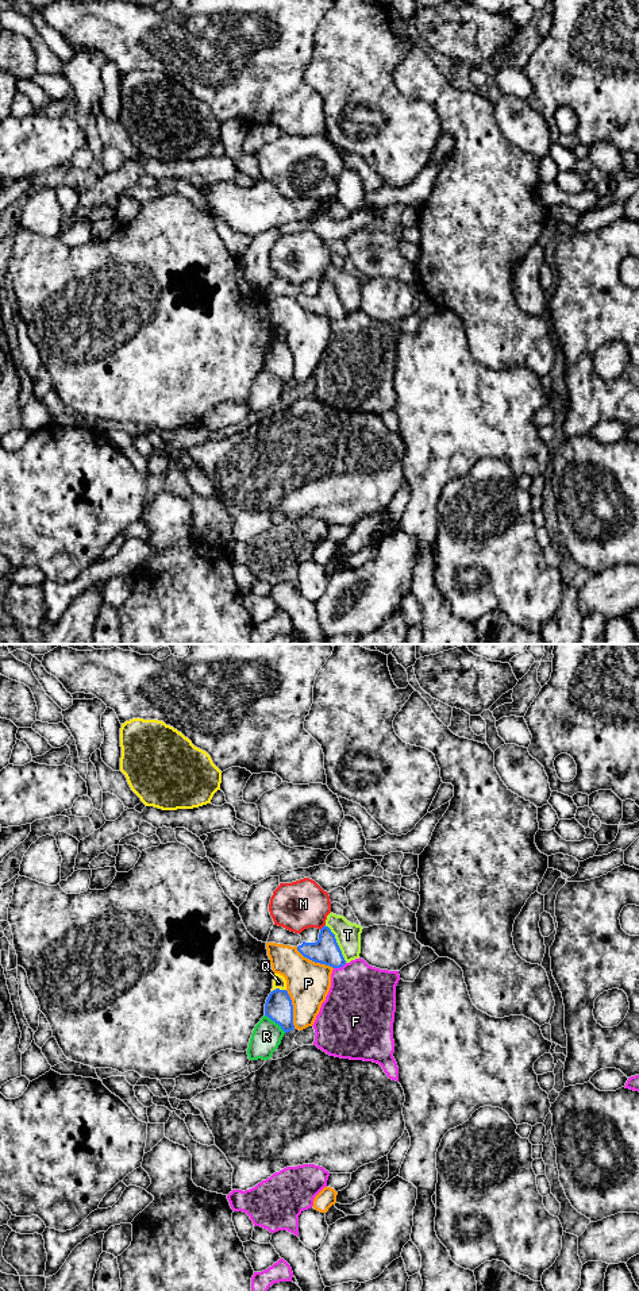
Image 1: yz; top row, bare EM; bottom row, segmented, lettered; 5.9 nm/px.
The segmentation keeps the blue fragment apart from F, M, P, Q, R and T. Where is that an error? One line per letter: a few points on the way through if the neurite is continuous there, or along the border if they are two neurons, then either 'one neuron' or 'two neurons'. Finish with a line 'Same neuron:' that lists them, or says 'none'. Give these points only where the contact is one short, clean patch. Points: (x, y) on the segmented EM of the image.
F: along yz (346, 963), (334, 968) | two neurons
M: two neurons
P: two neurons
Q: two neurons
R: along yz (265, 1014), (285, 1032) | two neurons
T: along yz (324, 925), (334, 935), (346, 962) | two neurons
Same neuron: none

